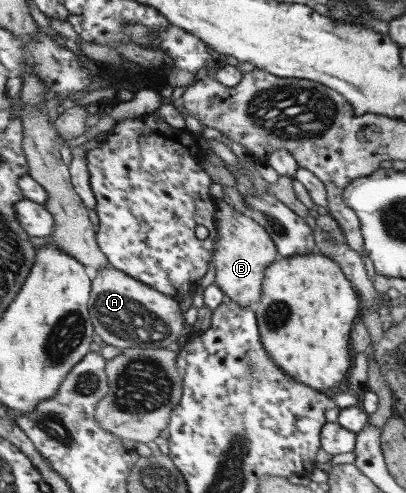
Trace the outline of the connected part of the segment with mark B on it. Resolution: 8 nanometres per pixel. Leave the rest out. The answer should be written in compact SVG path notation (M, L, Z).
M223 198L217 204L218 238L213 259L216 283L226 293L227 298L249 307L263 295L263 279L267 268L283 257L271 234L255 218L248 213L235 211L235 207L228 205Z

